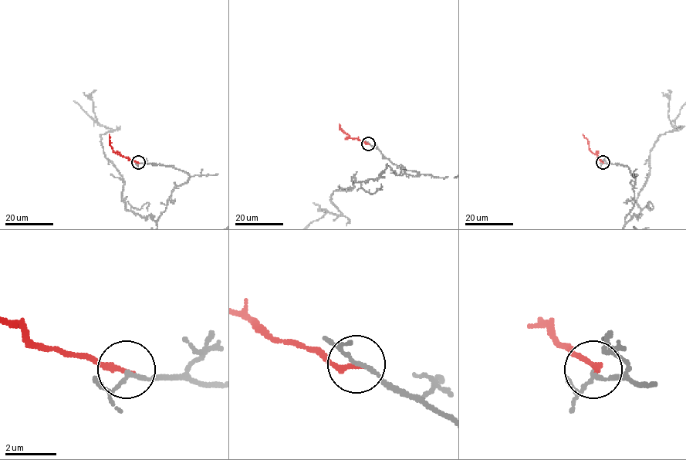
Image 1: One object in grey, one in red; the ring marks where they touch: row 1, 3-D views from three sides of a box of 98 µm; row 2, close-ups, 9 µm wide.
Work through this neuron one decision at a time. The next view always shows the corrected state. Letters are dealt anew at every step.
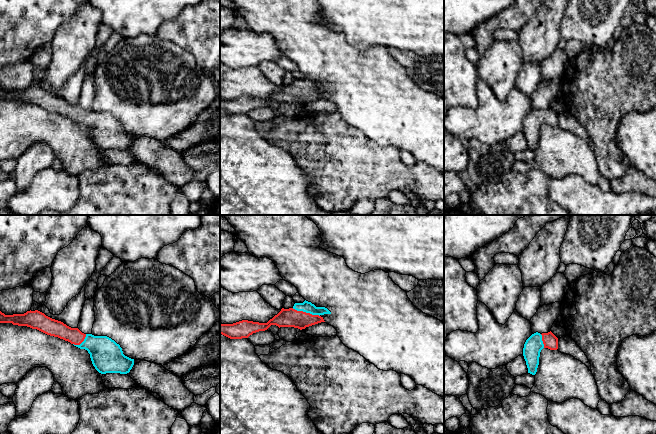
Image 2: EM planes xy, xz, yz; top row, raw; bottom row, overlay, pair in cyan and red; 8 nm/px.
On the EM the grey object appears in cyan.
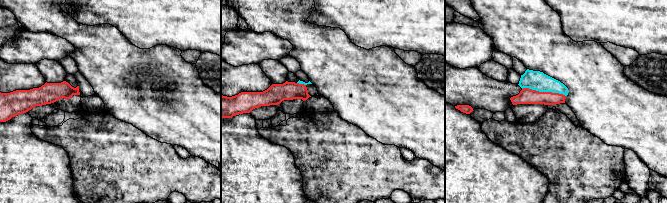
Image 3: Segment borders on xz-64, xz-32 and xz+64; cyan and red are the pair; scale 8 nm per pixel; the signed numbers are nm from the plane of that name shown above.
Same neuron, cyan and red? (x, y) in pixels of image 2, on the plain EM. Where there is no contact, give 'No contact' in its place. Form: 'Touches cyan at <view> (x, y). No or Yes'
Touches cyan at xz (306, 88). Yes

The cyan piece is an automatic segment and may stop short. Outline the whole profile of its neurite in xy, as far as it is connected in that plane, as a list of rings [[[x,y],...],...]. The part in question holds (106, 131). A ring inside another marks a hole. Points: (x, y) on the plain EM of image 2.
[[[38,86],[13,91],[5,91],[0,87],[0,99],[12,99],[37,105],[47,111],[68,117],[80,125],[87,126],[93,142],[101,150],[127,150],[134,141],[134,135],[125,132],[120,121],[111,114],[84,110],[78,104],[71,104]]]

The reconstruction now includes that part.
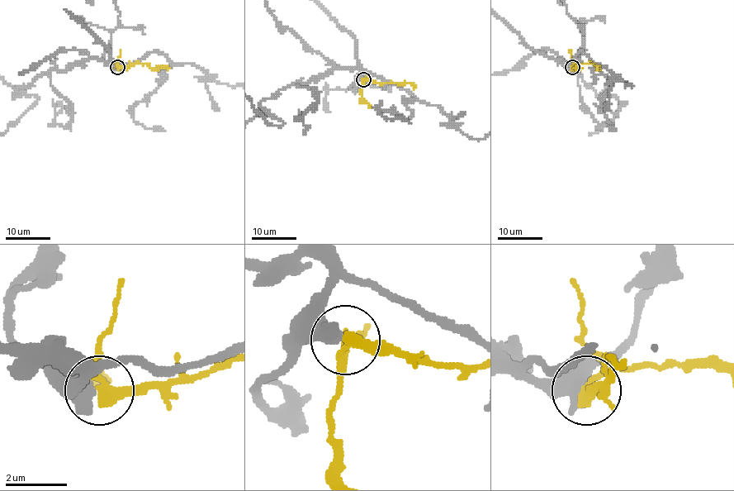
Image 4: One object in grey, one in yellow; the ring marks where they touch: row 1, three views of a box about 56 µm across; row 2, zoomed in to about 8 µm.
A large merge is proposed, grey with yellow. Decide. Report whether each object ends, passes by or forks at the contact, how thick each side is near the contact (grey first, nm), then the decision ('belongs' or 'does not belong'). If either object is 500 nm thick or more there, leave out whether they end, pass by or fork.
calibres 600 and 320 nm; does not belong

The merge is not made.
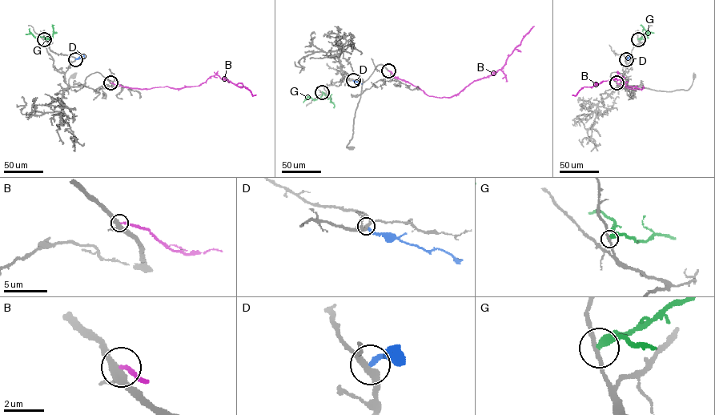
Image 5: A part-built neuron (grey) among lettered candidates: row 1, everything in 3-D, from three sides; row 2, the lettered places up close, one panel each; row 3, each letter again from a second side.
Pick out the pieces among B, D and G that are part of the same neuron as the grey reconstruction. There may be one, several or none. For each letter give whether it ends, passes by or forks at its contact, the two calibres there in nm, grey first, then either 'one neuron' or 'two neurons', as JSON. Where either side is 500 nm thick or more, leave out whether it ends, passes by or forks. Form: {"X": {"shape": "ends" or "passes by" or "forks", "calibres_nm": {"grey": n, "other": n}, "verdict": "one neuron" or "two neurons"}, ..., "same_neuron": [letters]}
{"B": {"shape": "ends", "calibres_nm": {"grey": 360, "other": 160}, "verdict": "two neurons"}, "D": {"shape": "ends", "calibres_nm": {"grey": 280, "other": 260}, "verdict": "two neurons"}, "G": {"shape": "ends", "calibres_nm": {"grey": 200, "other": 400}, "verdict": "two neurons"}, "same_neuron": []}

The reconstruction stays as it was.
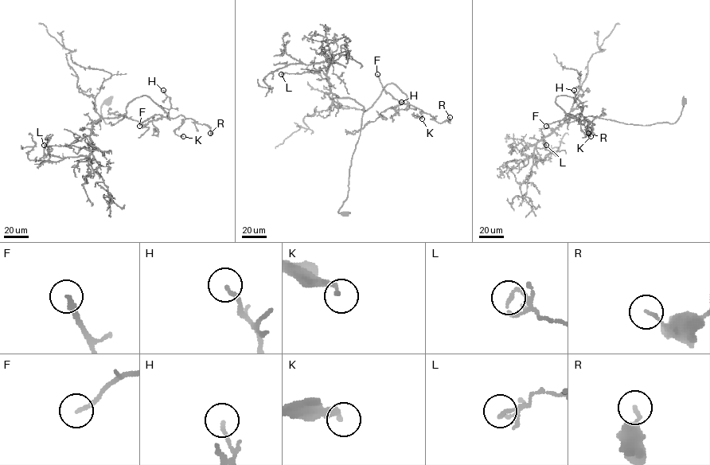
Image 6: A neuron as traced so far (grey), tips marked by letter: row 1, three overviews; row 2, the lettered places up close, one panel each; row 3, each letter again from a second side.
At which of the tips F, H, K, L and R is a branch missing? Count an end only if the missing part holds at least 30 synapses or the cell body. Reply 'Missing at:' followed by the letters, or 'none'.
Missing at: F

